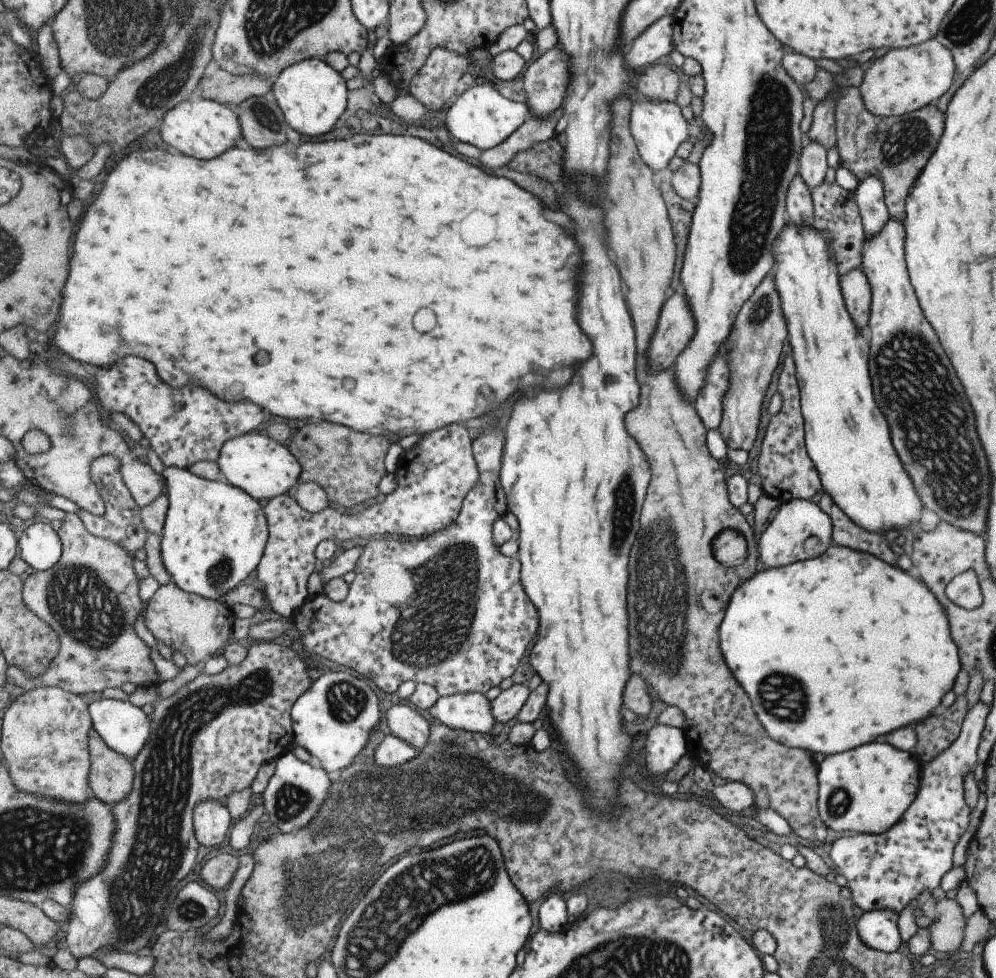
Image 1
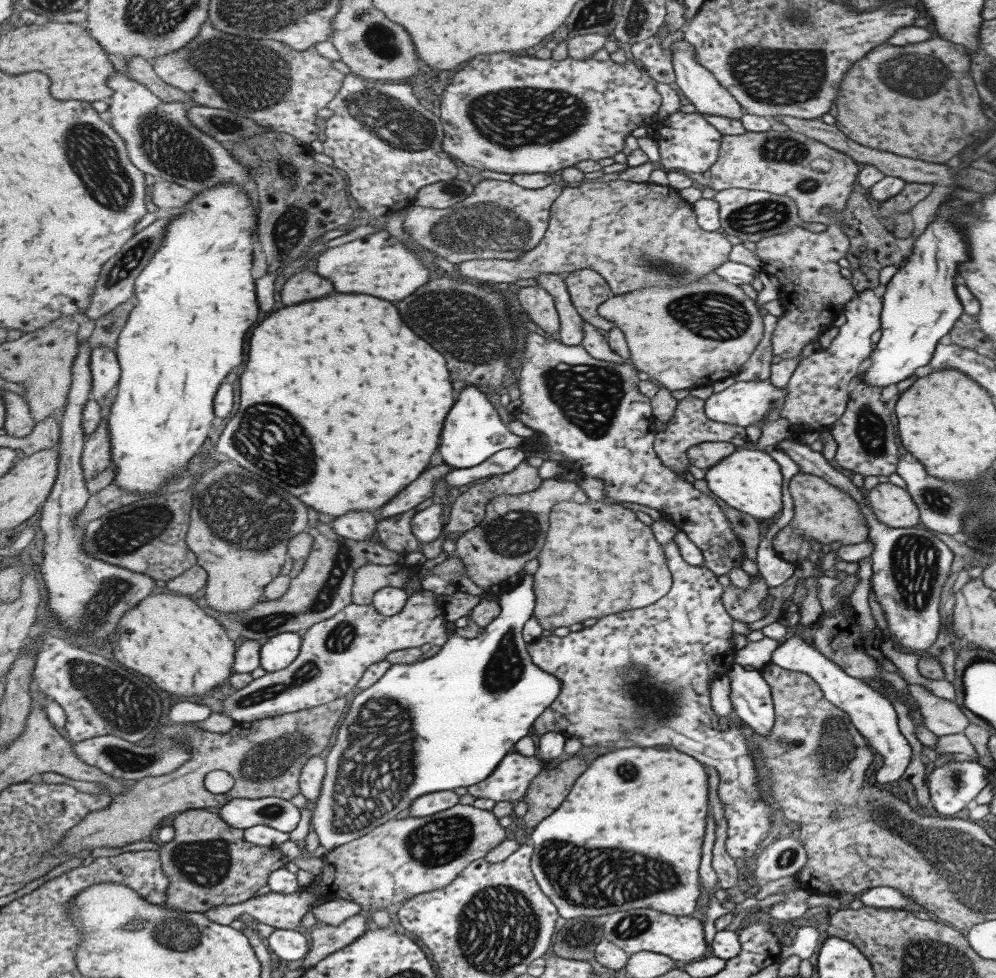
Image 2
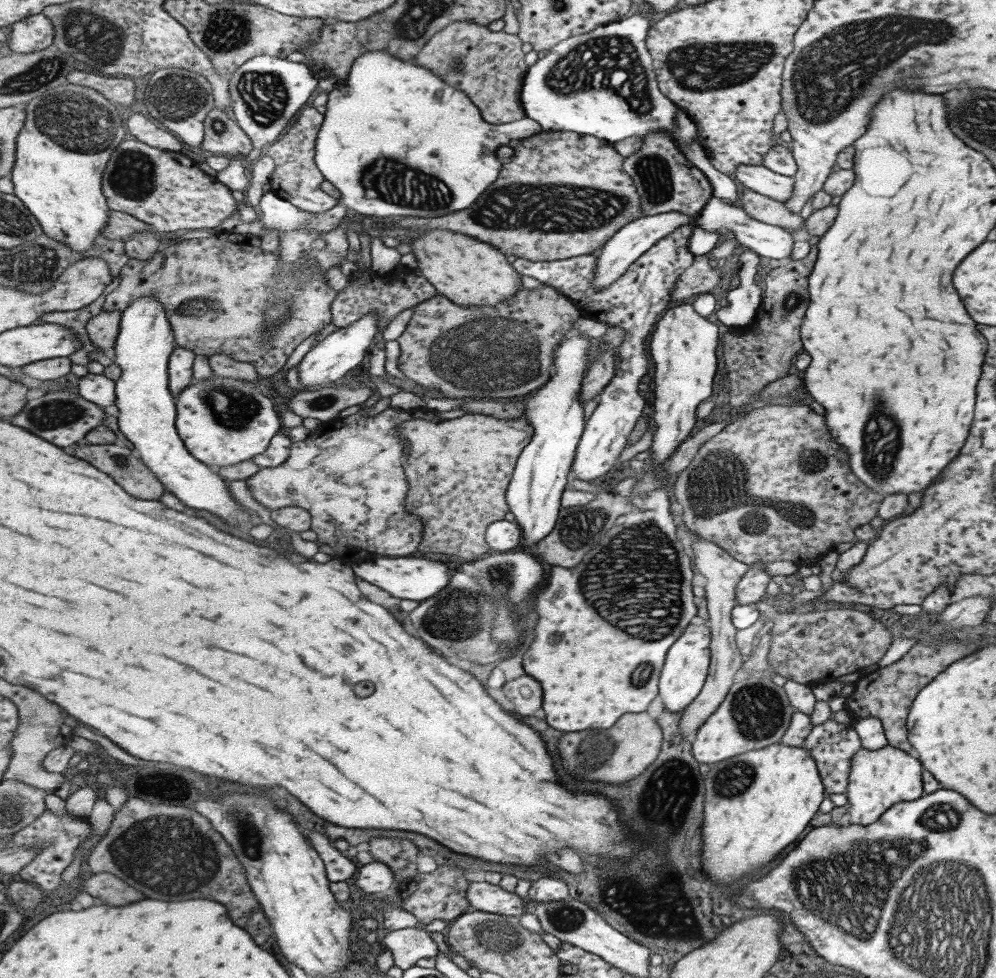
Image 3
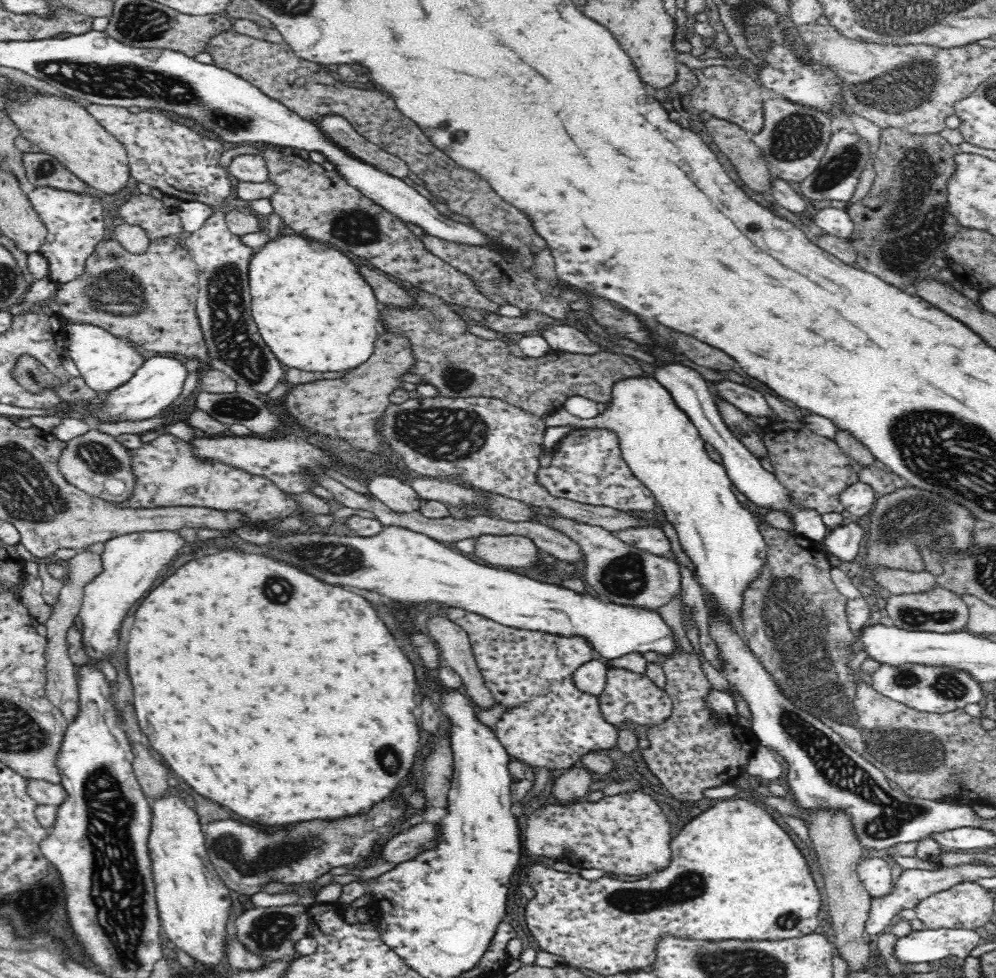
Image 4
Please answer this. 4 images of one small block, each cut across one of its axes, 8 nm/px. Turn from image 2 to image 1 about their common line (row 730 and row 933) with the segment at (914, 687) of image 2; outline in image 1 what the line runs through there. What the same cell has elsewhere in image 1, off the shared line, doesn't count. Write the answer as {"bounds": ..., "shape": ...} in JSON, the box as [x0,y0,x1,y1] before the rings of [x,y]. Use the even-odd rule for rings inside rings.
{"bounds":[929,900,967,956],"shape":[[[941,900],[935,904],[935,920],[929,926],[931,932],[931,952],[935,956],[943,956],[953,952],[963,942],[967,920],[963,920],[961,908],[955,900]]]}

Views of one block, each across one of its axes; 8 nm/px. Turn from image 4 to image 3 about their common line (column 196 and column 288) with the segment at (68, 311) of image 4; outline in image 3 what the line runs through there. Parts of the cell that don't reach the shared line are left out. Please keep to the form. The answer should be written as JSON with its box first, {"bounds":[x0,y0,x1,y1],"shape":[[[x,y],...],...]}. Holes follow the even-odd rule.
{"bounds":[103,234,339,378],"shape":[[[215,234],[211,238],[203,238],[203,240],[183,240],[179,244],[173,244],[169,248],[161,248],[161,252],[153,258],[153,260],[137,260],[137,258],[131,258],[129,264],[121,270],[121,286],[109,294],[109,298],[105,300],[103,304],[103,312],[127,312],[133,302],[141,300],[143,296],[157,296],[163,304],[165,304],[165,310],[169,314],[169,320],[173,322],[173,330],[177,334],[177,348],[189,348],[195,356],[207,356],[207,358],[213,358],[213,356],[229,356],[237,362],[243,362],[243,364],[251,364],[253,368],[259,370],[261,378],[273,378],[273,376],[281,376],[281,370],[289,364],[289,358],[291,354],[295,352],[297,346],[301,346],[301,342],[305,342],[307,338],[311,338],[311,334],[319,334],[327,324],[333,324],[333,302],[339,298],[339,294],[327,286],[327,280],[325,280],[325,274],[319,272],[319,262],[313,258],[309,260],[309,266],[317,270],[317,276],[309,282],[309,284],[301,284],[297,280],[297,268],[293,268],[289,262],[283,262],[279,252],[263,252],[261,248],[253,246],[253,244],[247,244],[251,240],[245,240],[245,244],[239,244],[239,240],[235,242],[235,234]],[[279,300],[283,302],[291,302],[293,304],[293,312],[289,314],[287,320],[283,320],[279,326],[269,326],[269,320],[265,318],[265,312],[269,312],[271,306],[279,304]]]}

